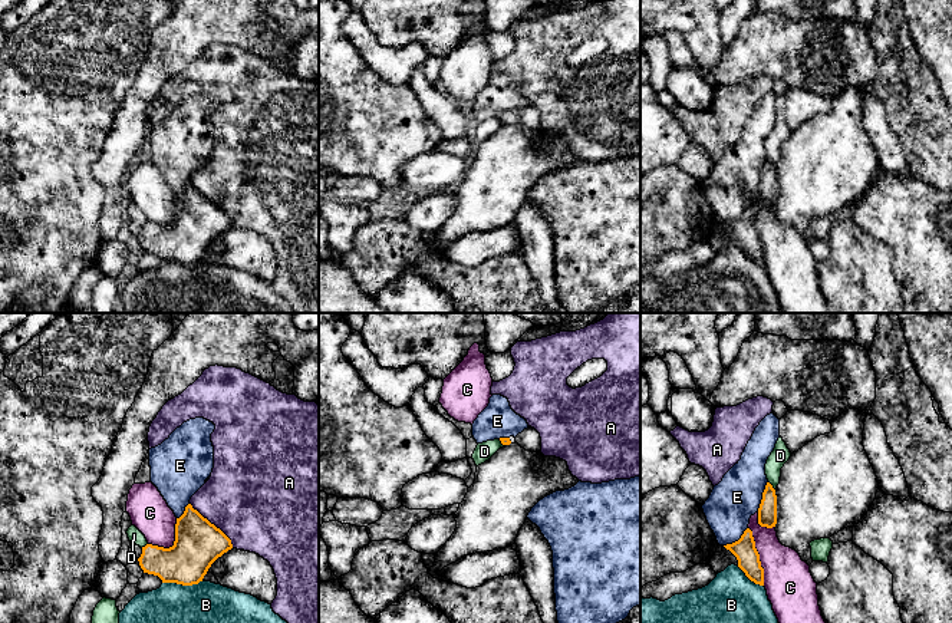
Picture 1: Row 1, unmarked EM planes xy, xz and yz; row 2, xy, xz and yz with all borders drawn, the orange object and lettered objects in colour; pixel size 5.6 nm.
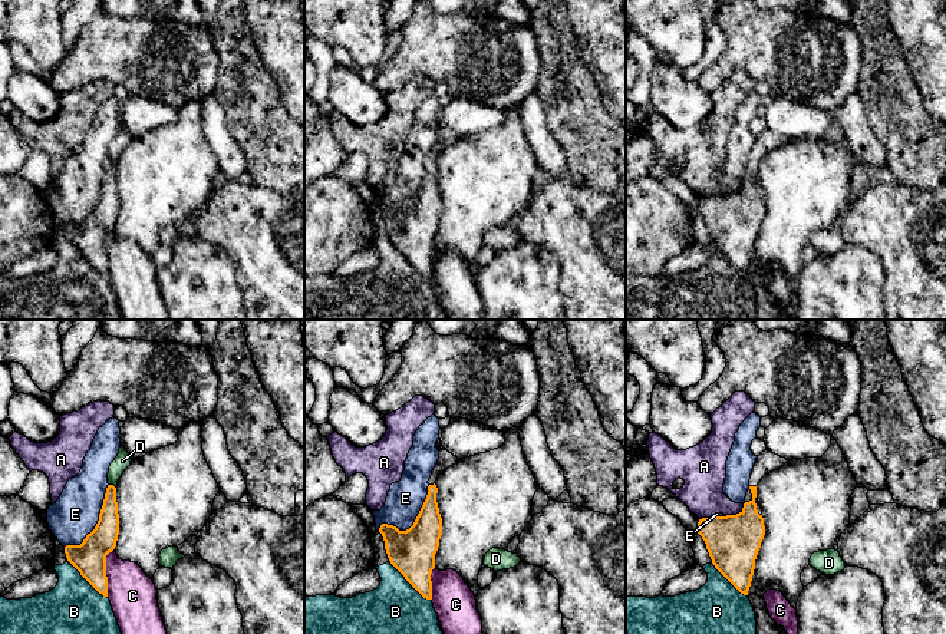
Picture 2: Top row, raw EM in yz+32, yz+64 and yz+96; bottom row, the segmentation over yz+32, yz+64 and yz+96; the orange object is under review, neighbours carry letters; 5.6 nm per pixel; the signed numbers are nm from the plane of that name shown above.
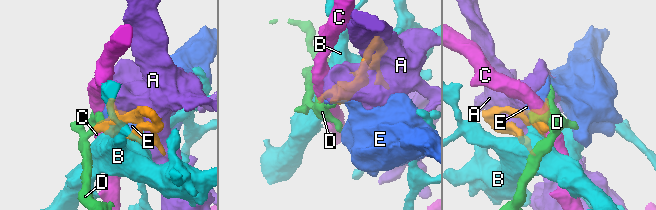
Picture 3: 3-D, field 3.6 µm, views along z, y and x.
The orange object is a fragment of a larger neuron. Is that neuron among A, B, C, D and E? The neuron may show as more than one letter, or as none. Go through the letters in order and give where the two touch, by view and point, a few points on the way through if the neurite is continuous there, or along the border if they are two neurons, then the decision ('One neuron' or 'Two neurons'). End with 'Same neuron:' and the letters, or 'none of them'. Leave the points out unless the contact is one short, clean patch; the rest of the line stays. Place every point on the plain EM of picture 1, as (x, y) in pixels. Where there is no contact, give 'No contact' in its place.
A: Touches orange at xy (213, 203). Two neurons
B: Touches orange at xy (181, 261). Two neurons
C: Touches orange at yz (758, 234). Two neurons
D: Touches orange at yz (771, 164). Two neurons
E: Touches orange at yz (763, 175). Boundary: yz (767, 160), (757, 190). Two neurons
Same neuron: none of them

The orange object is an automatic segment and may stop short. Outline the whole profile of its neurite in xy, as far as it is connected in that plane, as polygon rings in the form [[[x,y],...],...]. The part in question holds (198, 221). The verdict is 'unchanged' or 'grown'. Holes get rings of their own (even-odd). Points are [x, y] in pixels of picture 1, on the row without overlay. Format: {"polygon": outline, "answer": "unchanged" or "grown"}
{"polygon": [[[188,182],[177,197],[174,224],[146,222],[138,240],[144,251],[158,254],[162,261],[192,264],[231,227],[231,218]]], "answer": "unchanged"}

